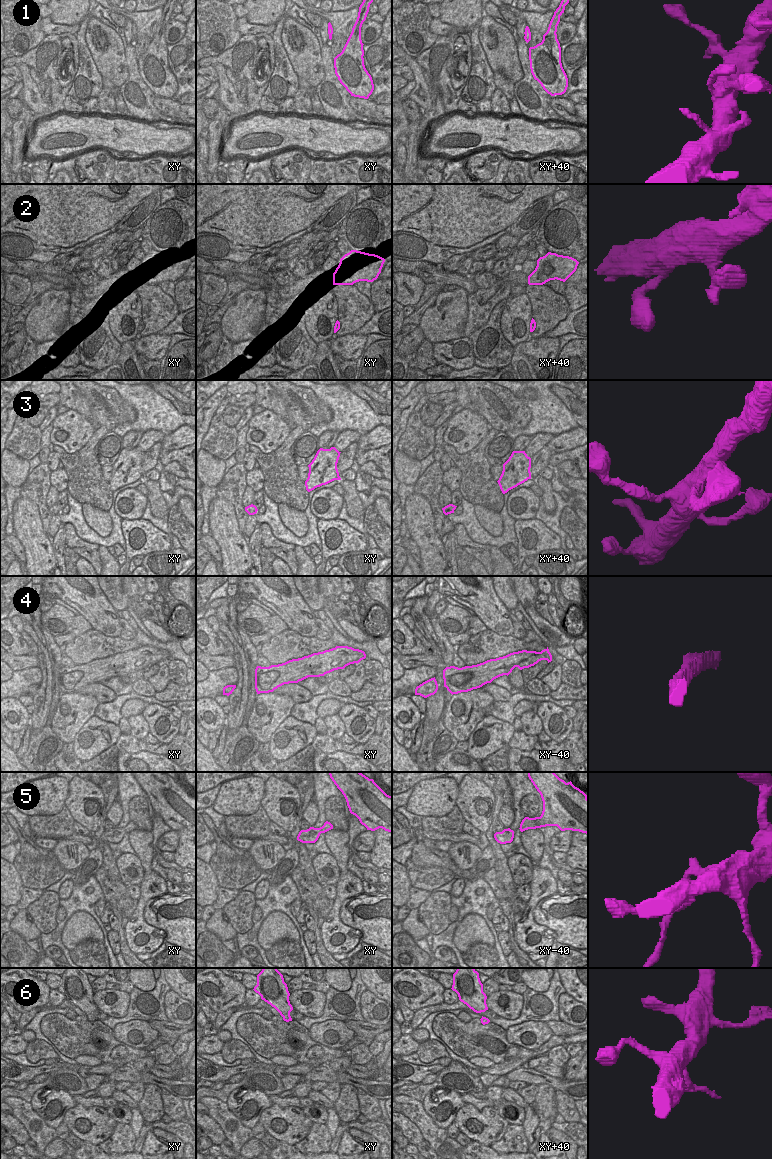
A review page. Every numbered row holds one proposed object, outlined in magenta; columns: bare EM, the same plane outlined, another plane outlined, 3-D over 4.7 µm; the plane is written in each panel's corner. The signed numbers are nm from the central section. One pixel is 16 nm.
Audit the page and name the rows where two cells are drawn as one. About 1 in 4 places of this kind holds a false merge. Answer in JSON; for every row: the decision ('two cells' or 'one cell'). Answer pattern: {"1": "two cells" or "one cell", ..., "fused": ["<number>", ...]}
{"1": "one cell", "2": "one cell", "3": "one cell", "4": "one cell", "5": "two cells", "6": "one cell", "fused": ["5"]}

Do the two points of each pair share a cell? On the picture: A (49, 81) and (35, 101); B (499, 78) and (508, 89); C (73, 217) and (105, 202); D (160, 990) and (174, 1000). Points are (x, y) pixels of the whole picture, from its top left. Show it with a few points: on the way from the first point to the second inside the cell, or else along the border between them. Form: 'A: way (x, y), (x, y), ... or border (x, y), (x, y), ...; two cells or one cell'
A: border (37, 85), (44, 102); two cells
B: way (501, 81), (506, 86); one cell
C: way (81, 209), (88, 202), (97, 202); one cell
D: border (170, 989), (164, 998), (164, 1014), (166, 1017); two cells

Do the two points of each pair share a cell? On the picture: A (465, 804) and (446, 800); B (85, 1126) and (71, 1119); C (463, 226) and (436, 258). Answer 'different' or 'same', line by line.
A: different
B: same
C: different

